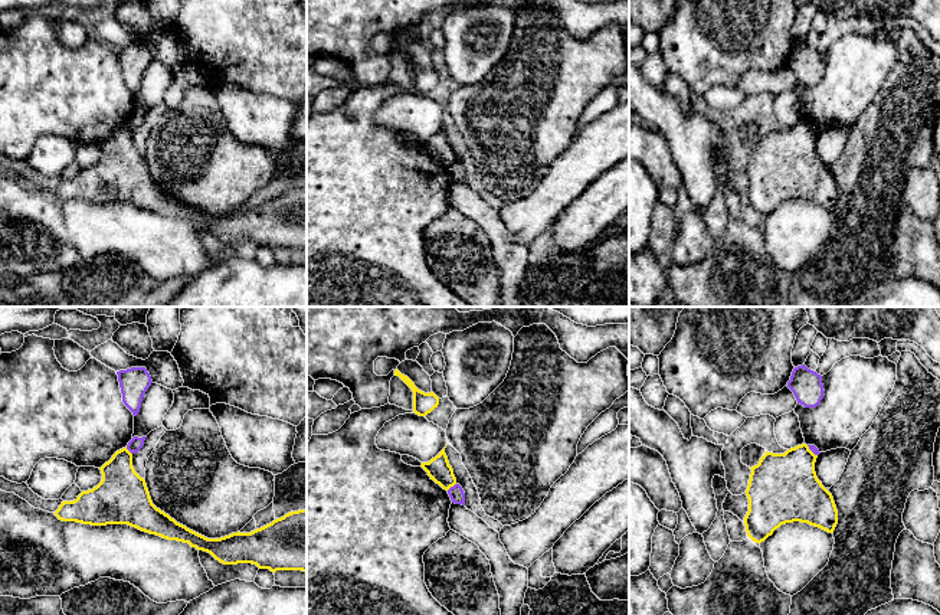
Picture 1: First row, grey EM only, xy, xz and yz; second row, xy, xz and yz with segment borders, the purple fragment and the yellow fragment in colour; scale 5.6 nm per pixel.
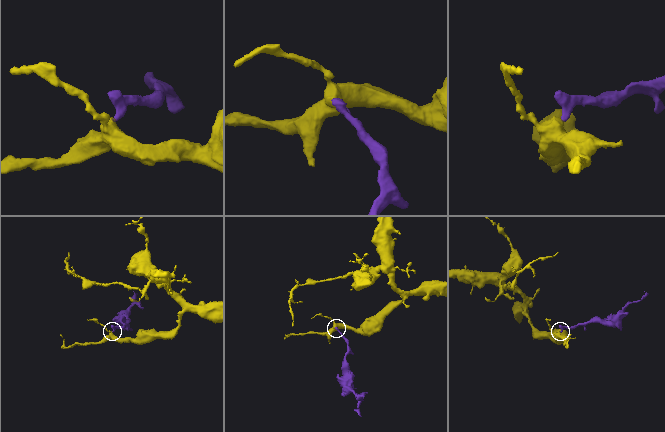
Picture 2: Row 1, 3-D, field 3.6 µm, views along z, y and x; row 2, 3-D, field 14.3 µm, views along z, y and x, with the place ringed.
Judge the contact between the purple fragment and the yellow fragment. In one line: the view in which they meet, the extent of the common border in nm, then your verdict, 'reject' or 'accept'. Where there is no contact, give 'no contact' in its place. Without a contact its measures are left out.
contact in xz; length 70 nm; reject

